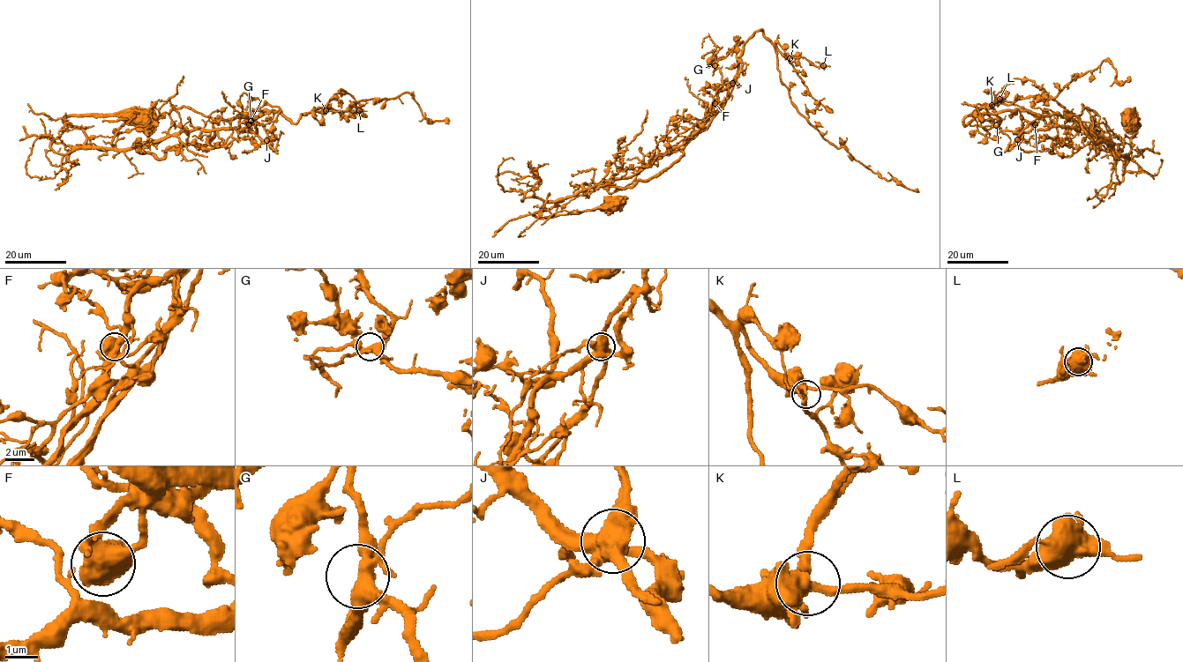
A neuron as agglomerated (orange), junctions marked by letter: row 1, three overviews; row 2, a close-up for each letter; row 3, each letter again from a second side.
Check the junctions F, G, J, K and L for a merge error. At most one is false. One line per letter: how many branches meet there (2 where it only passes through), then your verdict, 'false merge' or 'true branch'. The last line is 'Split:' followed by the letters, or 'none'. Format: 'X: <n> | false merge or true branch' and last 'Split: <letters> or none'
F: 4 | true branch
G: 5 | true branch
J: 5 | false merge
K: 4 | true branch
L: 5 | true branch
Split: J

